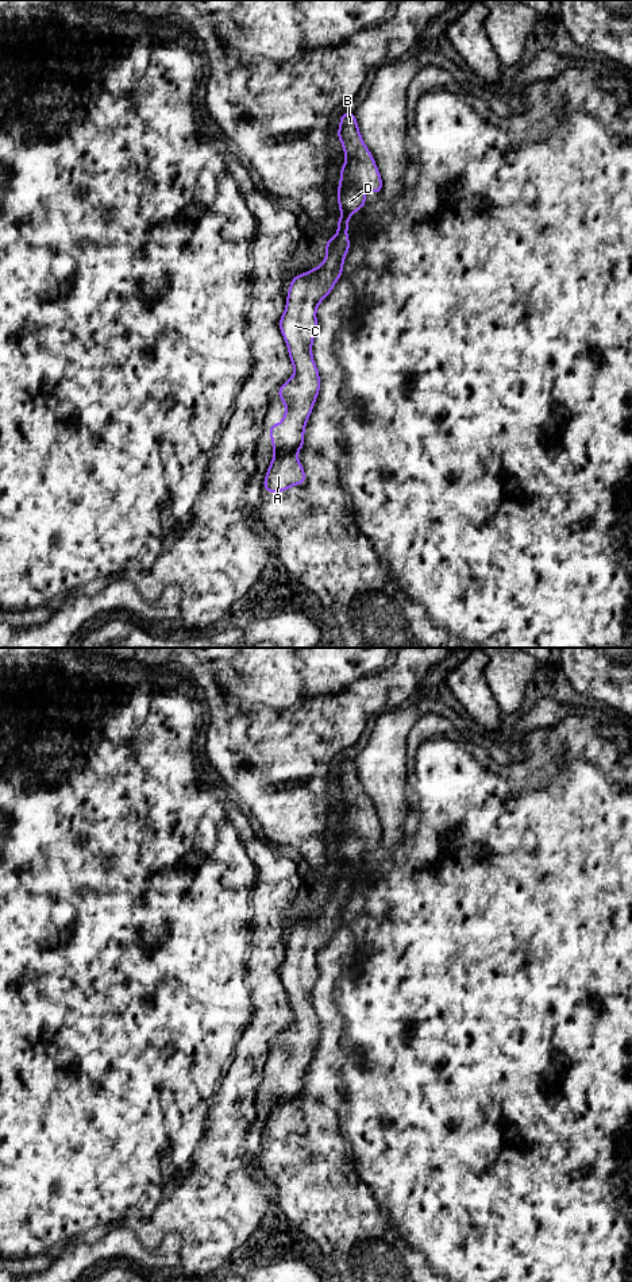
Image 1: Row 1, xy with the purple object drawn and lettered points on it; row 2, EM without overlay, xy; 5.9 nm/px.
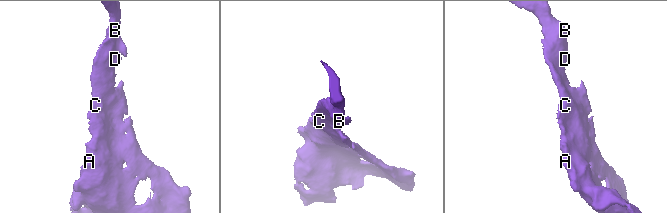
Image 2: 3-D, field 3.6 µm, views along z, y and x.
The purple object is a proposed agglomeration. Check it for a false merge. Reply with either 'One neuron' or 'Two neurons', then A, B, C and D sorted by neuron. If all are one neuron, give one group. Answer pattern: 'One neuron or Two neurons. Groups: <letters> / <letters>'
One neuron. Groups: A B C D

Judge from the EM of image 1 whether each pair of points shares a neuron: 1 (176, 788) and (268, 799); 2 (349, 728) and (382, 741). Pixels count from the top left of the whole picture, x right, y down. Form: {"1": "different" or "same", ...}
{"1": "different", "2": "different"}

